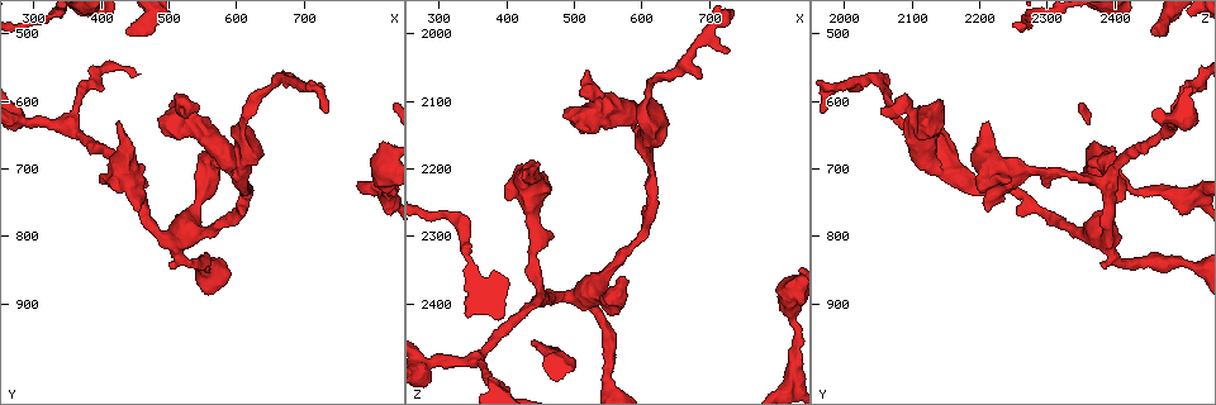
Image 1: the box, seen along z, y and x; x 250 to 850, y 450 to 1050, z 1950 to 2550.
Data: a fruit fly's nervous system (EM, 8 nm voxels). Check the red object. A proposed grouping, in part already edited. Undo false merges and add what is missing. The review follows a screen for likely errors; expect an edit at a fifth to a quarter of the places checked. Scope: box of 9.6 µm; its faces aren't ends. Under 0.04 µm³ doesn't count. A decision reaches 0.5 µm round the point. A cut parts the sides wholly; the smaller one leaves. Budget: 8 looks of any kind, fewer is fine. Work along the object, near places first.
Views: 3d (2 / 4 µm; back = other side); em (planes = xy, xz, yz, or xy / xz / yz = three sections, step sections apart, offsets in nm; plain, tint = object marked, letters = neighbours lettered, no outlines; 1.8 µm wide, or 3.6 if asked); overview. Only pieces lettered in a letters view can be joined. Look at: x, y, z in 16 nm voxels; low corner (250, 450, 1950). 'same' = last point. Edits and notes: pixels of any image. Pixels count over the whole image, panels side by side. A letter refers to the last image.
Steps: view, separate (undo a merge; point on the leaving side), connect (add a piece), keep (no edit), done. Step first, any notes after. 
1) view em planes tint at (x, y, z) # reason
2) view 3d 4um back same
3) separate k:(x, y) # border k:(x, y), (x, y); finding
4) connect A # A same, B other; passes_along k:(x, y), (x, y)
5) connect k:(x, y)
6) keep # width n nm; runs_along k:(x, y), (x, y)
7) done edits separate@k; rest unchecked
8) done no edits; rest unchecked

view em 3.6um xy step 4 tint at (430, 635, 2210) # free end

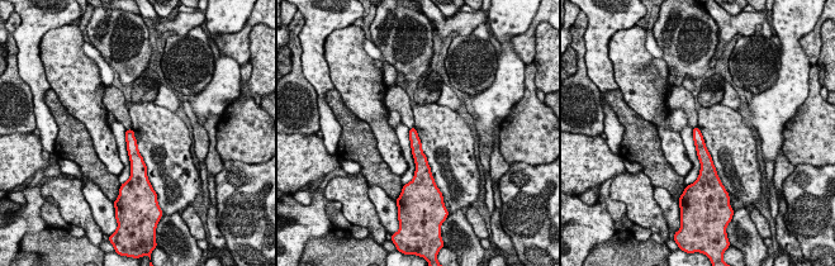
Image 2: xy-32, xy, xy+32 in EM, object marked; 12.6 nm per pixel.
view em 3.6um planes letters same

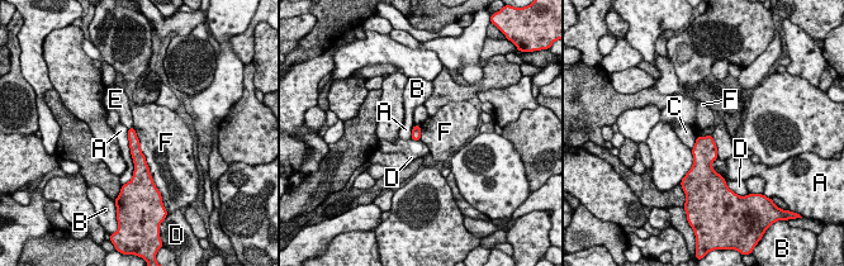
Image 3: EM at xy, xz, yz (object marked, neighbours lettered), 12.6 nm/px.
keep # A other, B other, C other, D other, E other, F other; border 3:(133, 127), (140, 150), (151, 175); none of them fits

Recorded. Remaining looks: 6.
view 3d 4um at (460, 760, 2215) # branch stops here

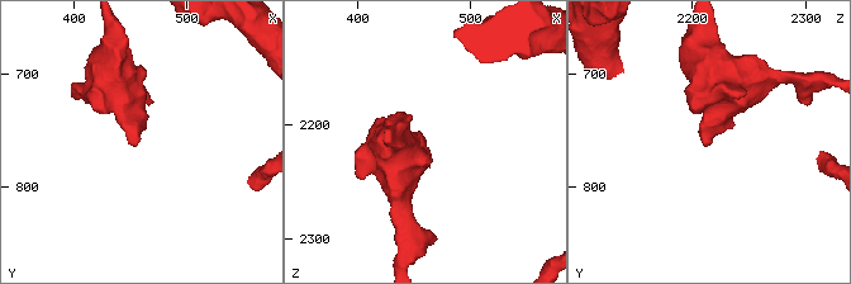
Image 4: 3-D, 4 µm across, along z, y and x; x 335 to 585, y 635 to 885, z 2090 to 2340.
view em xy step 4 tint at (460, 760, 2210) # now the EM

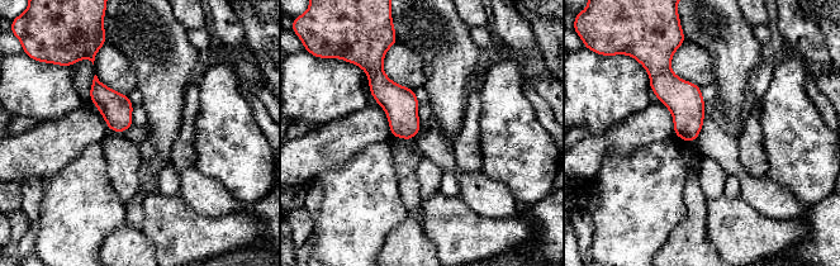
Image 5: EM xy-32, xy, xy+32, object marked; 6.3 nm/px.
view em planes letters same # another direction

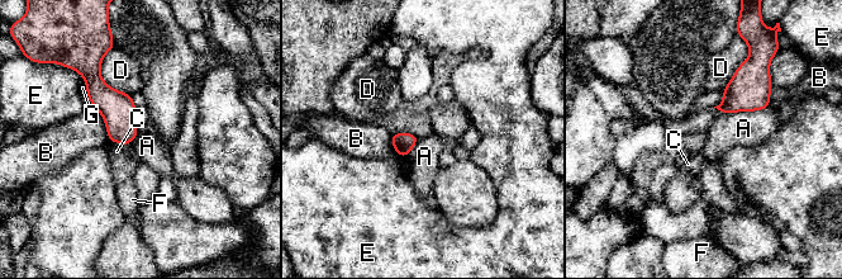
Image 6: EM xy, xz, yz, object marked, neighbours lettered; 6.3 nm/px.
keep # A other, B other, C other, D other, E other, F other, G other; border 6:(769, 107), (719, 114); no lettered piece goes on from it

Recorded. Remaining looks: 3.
view em yz step 8 tint at (435, 505, 2455) # free end

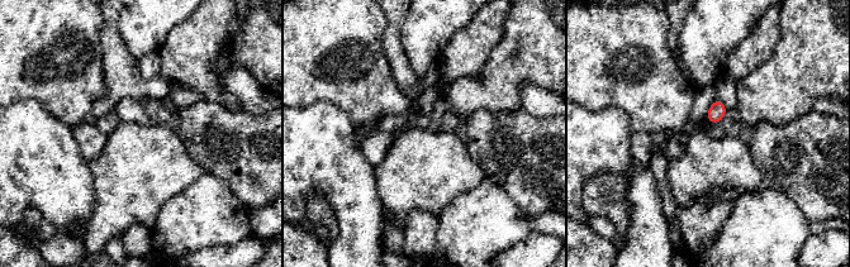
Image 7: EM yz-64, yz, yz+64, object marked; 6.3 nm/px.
view em planes letters same # cut it another way

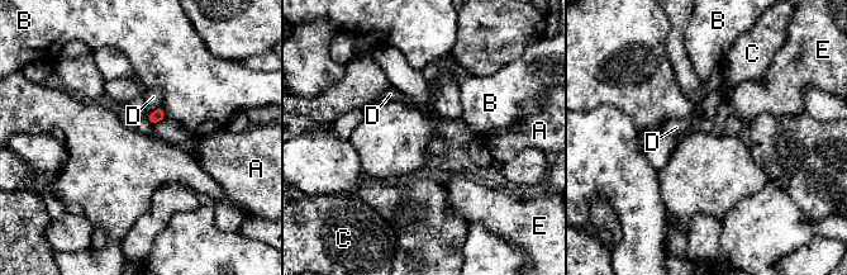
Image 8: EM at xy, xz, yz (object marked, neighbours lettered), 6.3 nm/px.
keep # A other, B other, C other, D other, E other; border 8:(161, 104), (147, 115); none of them fits

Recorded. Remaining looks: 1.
done no edits; rest unchecked

